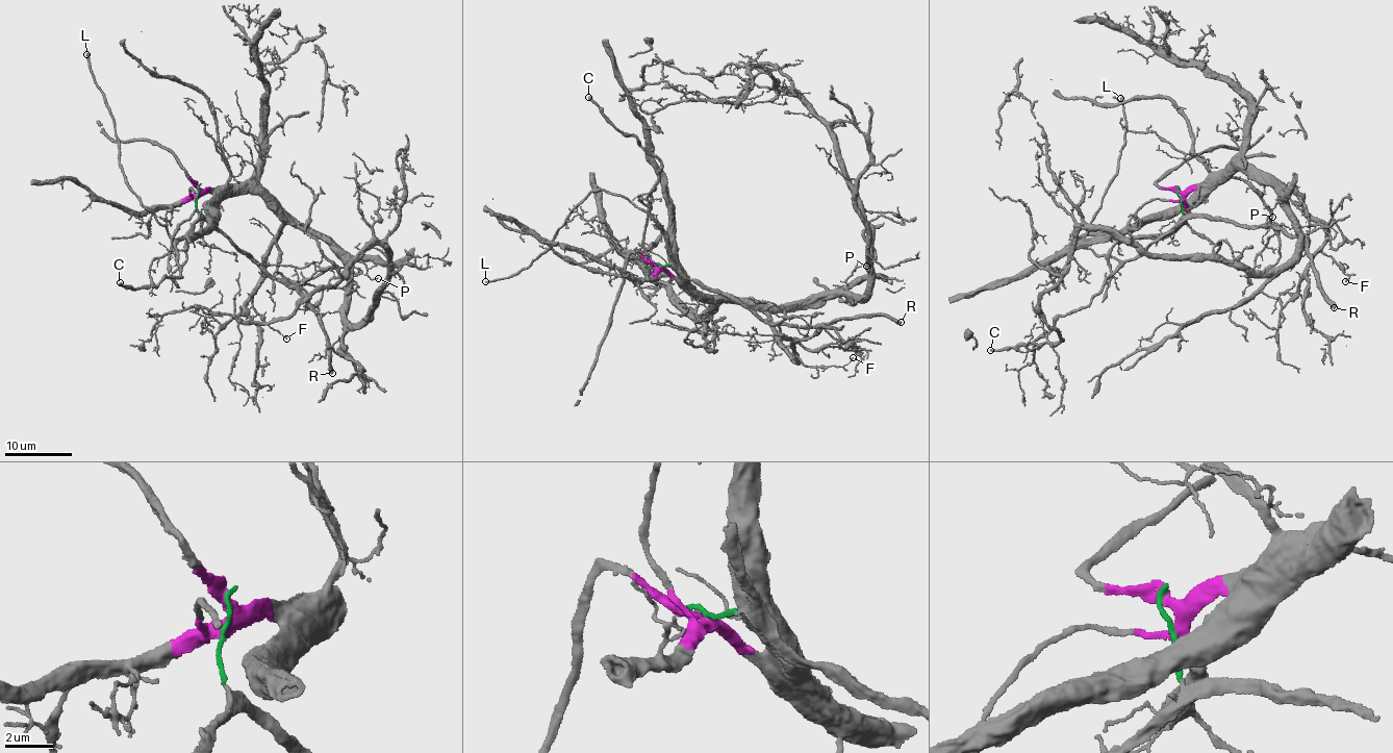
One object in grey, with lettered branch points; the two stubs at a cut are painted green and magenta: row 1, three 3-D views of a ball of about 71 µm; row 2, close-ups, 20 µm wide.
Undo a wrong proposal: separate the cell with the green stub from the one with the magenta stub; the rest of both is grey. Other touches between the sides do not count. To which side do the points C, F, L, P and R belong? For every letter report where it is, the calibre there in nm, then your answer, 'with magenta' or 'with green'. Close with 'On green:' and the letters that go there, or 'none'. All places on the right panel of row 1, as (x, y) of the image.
C: at (990, 350); 280 nm thick; with green
F: at (1345, 281); 120 nm thick; with magenta
L: at (1120, 98); 220 nm thick; with green
P: at (1272, 217); 100 nm thick; with magenta
R: at (1334, 307); 420 nm thick; with green
On green: C, L, R

